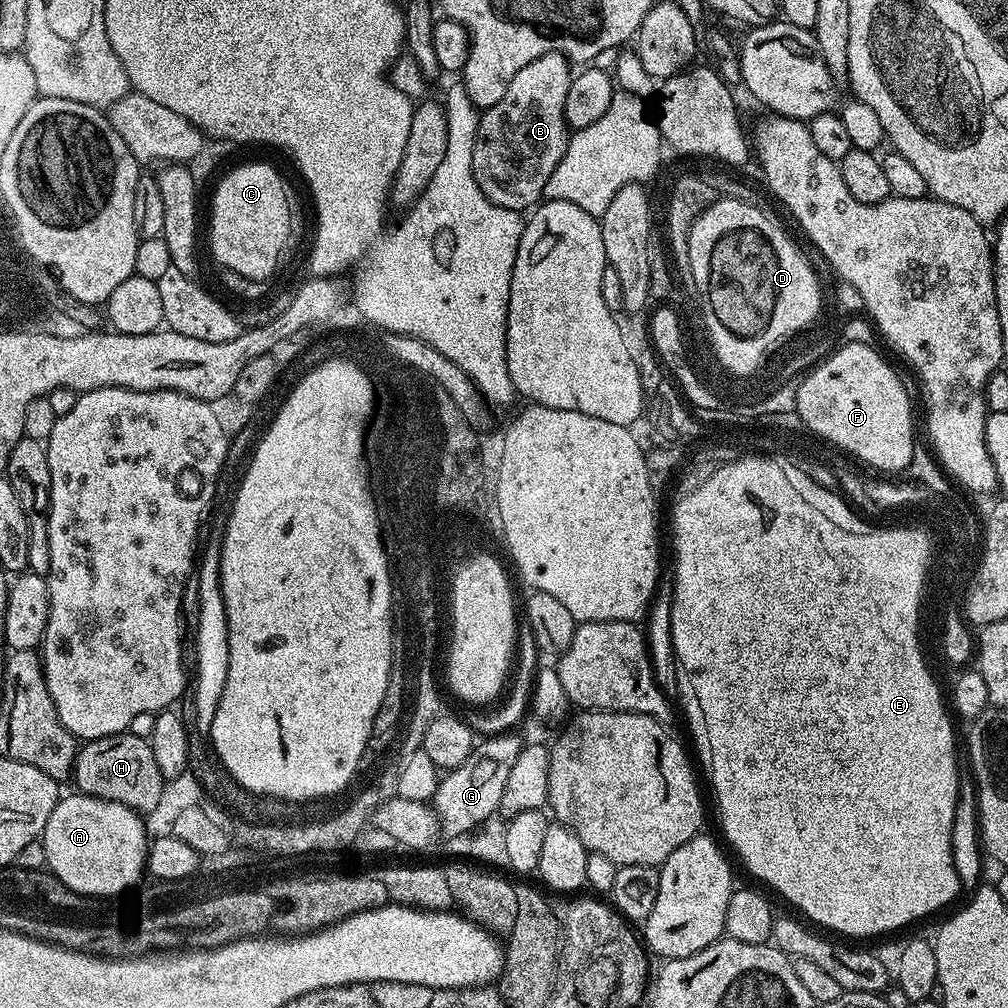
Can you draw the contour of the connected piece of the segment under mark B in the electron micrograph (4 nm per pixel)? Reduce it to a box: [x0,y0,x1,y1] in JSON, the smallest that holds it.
[472,52,573,213]

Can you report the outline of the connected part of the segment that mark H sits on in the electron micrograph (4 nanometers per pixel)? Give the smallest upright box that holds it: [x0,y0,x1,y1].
[71,731,165,814]

